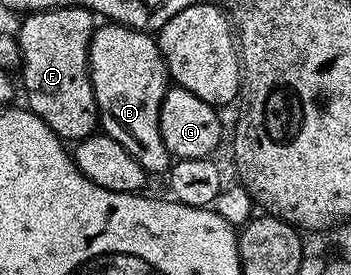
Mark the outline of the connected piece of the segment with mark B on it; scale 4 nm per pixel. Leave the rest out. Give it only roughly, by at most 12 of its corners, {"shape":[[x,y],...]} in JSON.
{"shape":[[148,31],[91,37],[99,126],[166,175],[159,109],[167,65]]}

